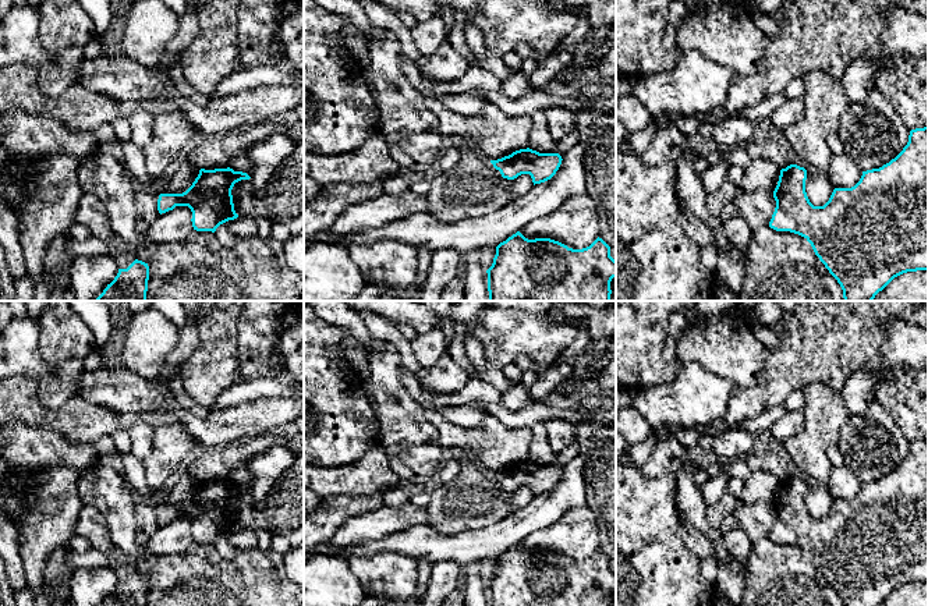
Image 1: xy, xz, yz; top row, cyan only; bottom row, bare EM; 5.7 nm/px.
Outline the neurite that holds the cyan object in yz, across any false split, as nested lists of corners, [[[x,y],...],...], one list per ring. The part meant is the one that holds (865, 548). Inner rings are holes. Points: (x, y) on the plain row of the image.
[[[928,439],[910,443],[903,463],[879,481],[863,483],[851,500],[835,500],[823,518],[814,518],[805,504],[807,482],[790,476],[780,482],[773,503],[776,520],[769,539],[804,549],[815,567],[840,596],[843,606],[878,606],[895,589],[917,582],[928,582]]]

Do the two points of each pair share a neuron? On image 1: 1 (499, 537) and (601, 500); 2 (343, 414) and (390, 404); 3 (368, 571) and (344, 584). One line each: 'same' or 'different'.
1: different
2: different
3: different

